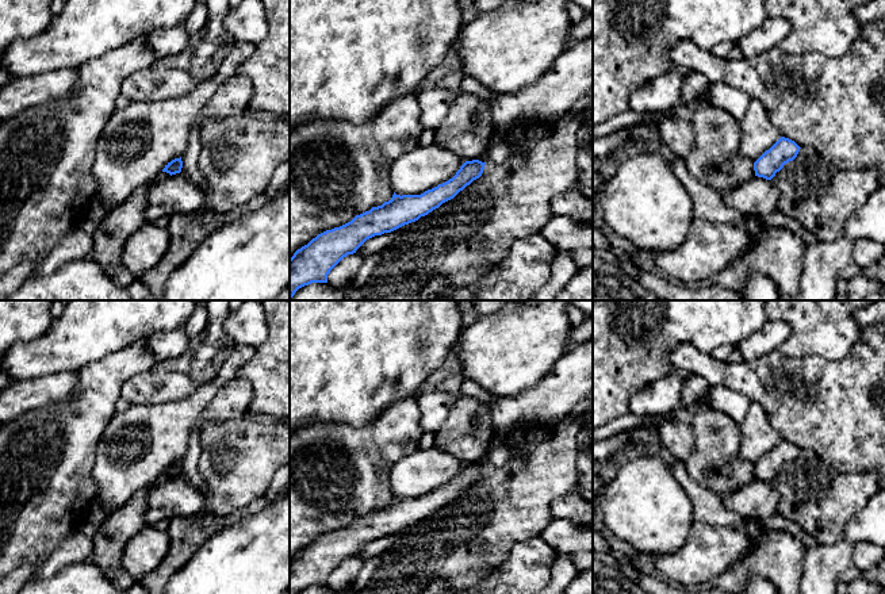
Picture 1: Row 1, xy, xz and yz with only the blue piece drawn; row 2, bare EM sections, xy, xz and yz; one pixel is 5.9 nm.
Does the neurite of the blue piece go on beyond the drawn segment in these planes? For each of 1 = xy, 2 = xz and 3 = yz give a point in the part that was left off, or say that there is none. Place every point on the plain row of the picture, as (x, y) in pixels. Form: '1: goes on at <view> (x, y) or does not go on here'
1: does not go on here
2: does not go on here
3: does not go on here

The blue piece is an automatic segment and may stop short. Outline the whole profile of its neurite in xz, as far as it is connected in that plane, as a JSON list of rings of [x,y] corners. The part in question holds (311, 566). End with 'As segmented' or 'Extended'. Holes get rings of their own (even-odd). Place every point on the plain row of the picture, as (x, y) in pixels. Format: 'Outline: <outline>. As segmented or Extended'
Outline: [[[479,463],[466,464],[452,482],[421,498],[401,499],[394,495],[382,509],[318,537],[290,562],[290,594],[298,594],[311,586],[327,586],[330,574],[344,560],[356,556],[367,543],[391,536],[438,511],[479,482],[484,468],[486,465]]]. As segmented

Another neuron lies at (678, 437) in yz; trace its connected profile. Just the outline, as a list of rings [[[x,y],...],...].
[[[670,421],[658,429],[662,445],[679,461],[685,461],[693,452],[696,437],[691,428],[679,421]]]

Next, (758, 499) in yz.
[[[758,479],[721,499],[732,513],[761,521],[775,516],[779,505],[779,494],[774,486]]]

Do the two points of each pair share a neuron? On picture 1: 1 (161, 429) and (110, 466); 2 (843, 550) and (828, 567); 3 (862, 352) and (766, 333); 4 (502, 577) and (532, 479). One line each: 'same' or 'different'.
1: same
2: same
3: different
4: different

